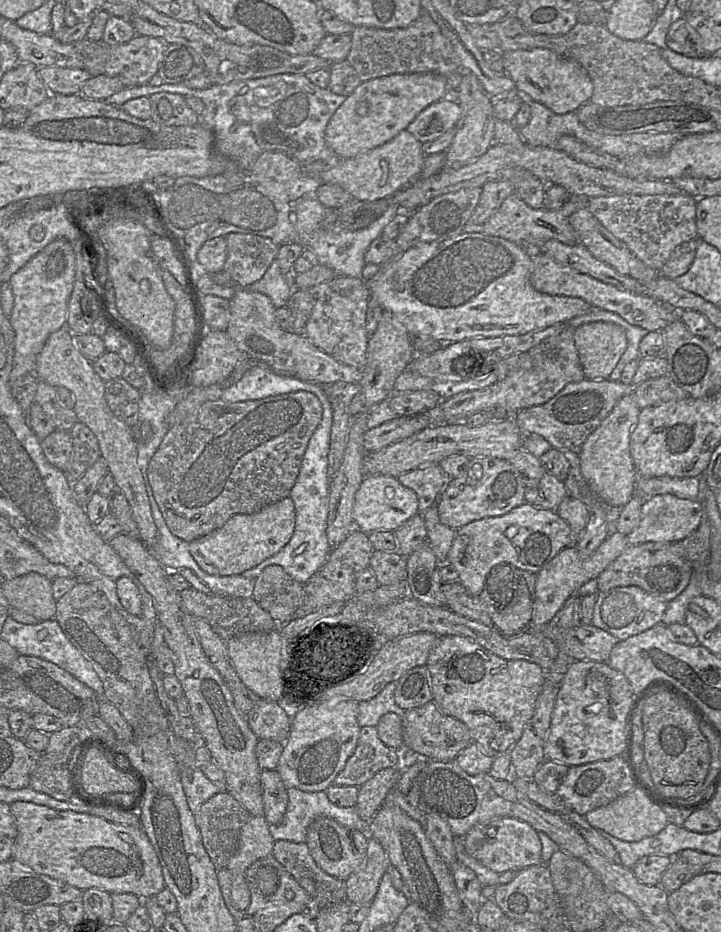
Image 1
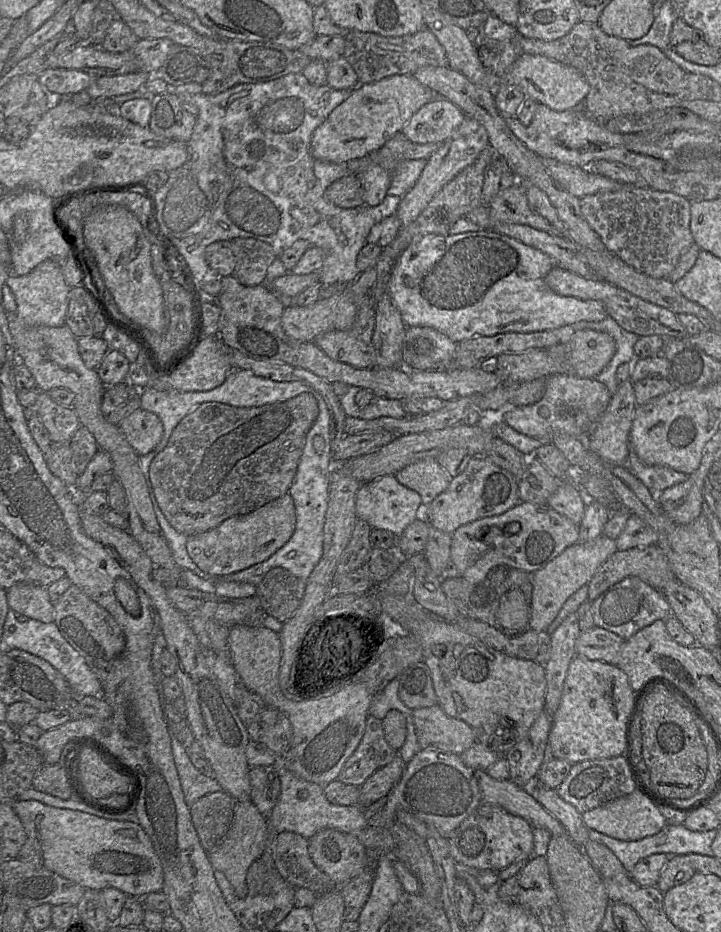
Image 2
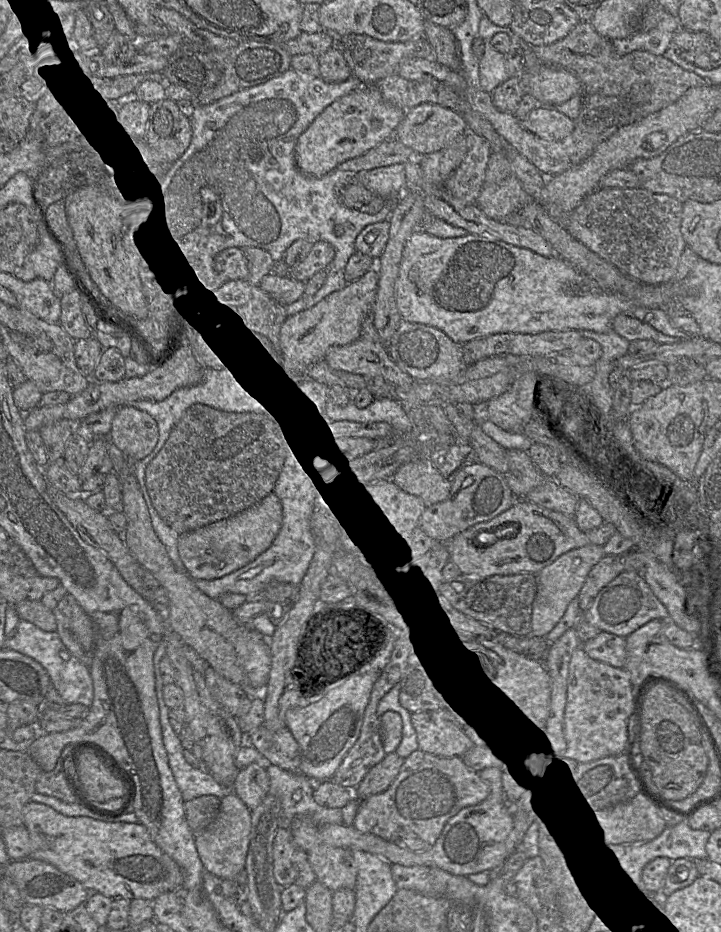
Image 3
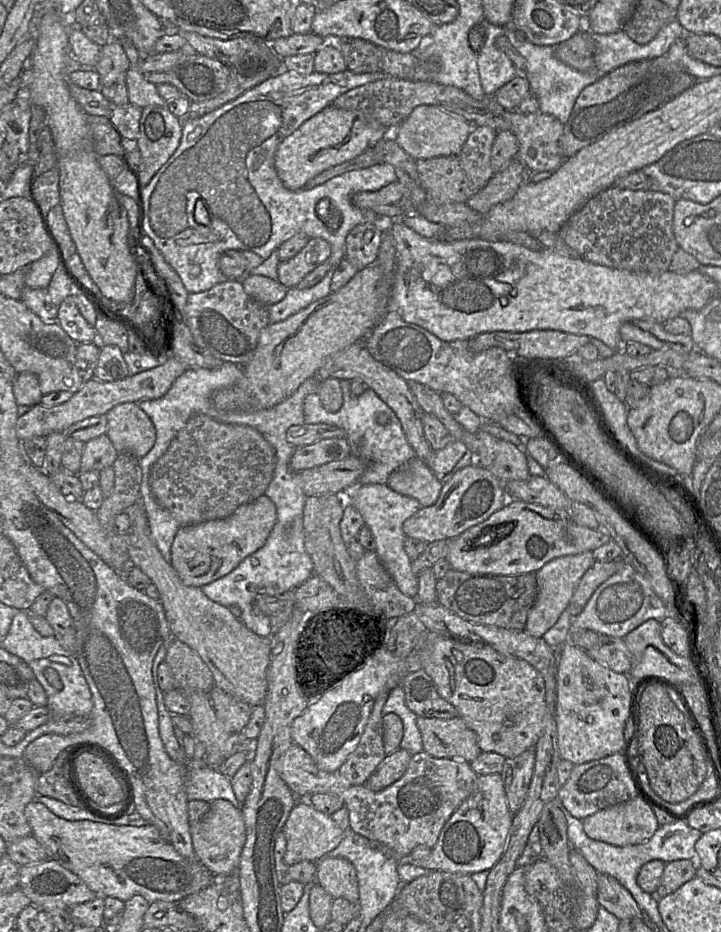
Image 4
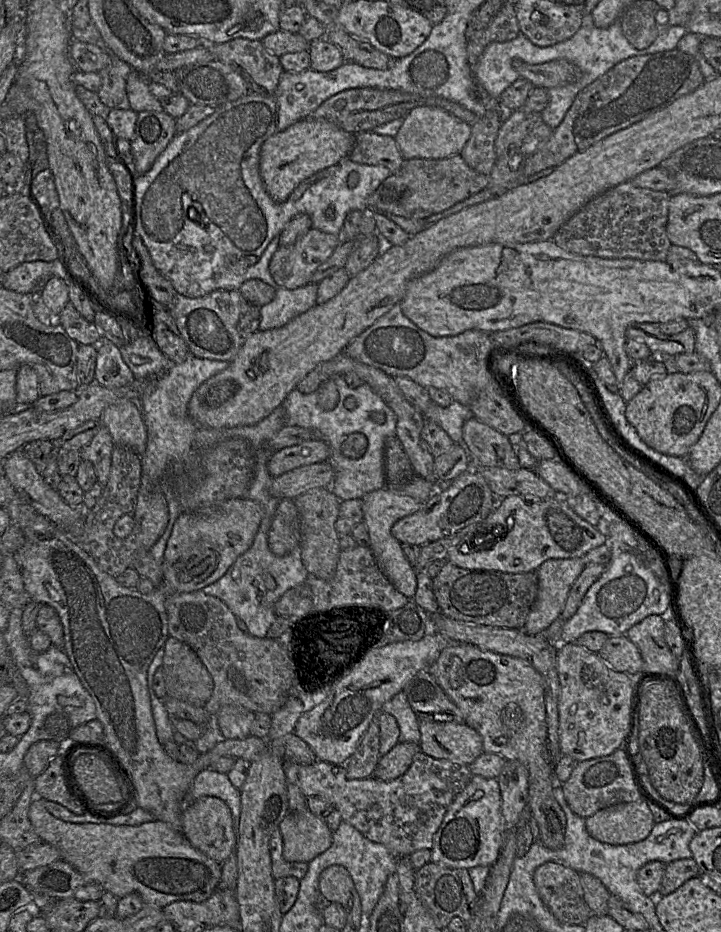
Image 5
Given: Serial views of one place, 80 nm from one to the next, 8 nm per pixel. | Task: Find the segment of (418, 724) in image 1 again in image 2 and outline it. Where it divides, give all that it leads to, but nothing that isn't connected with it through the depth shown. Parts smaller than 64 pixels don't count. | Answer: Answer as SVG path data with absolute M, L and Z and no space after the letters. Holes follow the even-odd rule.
M439 705L412 710L412 719L421 750L460 756L475 743L472 728L447 715Z

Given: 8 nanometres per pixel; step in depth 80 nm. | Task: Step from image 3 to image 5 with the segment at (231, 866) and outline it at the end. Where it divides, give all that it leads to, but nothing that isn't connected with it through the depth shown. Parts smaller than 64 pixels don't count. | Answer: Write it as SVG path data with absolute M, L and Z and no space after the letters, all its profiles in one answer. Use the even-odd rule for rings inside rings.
M201 797L194 800L182 813L182 835L197 850L222 864L235 854L236 832L230 808L217 797Z

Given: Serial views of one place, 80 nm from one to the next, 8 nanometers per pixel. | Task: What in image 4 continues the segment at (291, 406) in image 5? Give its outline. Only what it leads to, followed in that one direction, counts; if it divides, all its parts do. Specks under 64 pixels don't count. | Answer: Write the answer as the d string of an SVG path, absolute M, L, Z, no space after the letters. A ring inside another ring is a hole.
M339 379L343 392L343 404L338 411L326 410L316 393L305 398L303 412L306 424L331 424L343 429L345 438L351 447L351 455L361 458L367 463L367 468L358 480L358 485L386 484L389 476L398 468L416 457L415 452L403 431L401 423L395 412L379 397L379 395L367 388L362 394L355 396L351 390L351 382L347 379ZM378 413L386 413L389 416L388 423L381 425L376 422Z

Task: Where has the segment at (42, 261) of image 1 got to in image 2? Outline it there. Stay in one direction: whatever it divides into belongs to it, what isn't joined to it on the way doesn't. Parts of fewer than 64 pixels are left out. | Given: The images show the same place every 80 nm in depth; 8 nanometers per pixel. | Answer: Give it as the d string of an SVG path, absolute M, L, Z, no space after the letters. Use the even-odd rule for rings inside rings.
M52 259L37 265L30 273L22 276L9 275L5 284L12 290L17 310L16 314L30 326L58 327L65 324L69 303L69 287L62 273L61 265Z

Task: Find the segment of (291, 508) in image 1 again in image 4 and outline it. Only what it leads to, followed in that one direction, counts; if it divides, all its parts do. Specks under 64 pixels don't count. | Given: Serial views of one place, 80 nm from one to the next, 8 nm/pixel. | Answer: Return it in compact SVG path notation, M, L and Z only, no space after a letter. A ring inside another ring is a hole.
M266 495L239 506L236 511L222 519L180 526L172 547L170 564L181 581L187 586L203 587L235 569L246 557L259 550L267 541L277 521L277 509L274 502Z

